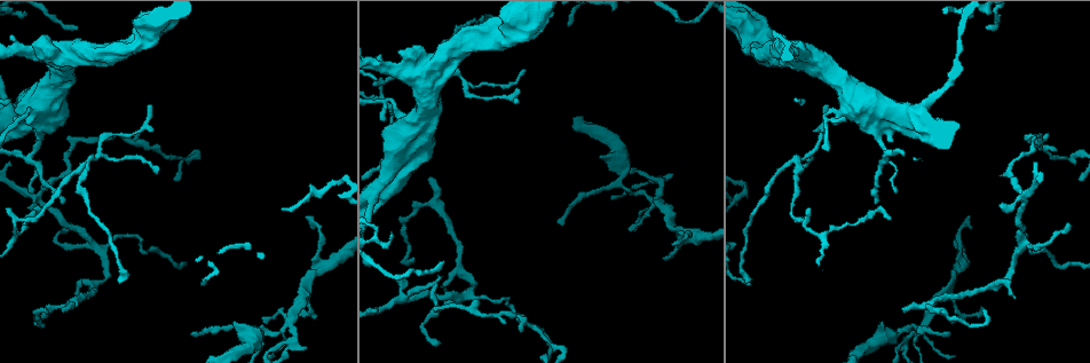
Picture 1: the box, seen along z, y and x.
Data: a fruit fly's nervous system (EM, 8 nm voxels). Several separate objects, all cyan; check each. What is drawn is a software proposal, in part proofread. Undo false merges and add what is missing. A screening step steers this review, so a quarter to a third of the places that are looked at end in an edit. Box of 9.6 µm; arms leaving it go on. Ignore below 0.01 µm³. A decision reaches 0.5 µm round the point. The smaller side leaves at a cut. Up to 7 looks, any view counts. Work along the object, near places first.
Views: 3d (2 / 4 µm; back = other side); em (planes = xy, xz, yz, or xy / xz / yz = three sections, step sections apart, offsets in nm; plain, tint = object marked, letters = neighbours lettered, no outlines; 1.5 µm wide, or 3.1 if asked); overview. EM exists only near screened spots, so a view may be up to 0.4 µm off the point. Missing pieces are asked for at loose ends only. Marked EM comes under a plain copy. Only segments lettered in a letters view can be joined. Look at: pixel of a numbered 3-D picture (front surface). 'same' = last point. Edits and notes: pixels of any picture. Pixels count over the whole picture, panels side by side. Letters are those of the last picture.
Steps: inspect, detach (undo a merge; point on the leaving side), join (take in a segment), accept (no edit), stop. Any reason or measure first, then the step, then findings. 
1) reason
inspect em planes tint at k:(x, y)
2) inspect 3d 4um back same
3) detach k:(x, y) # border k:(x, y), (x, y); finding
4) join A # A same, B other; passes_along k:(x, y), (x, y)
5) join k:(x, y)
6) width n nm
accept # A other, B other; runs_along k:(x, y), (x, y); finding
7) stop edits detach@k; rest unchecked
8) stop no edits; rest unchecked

thick end
inspect em yz step 4 letters at 1:(425, 161)

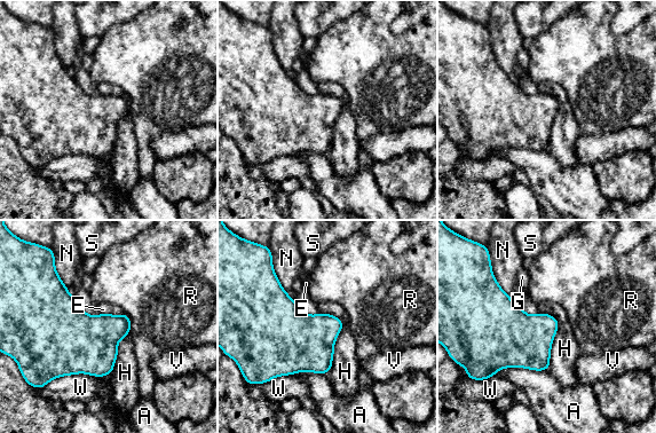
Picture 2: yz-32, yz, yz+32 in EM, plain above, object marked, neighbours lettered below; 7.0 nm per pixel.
inspect em planes letters same

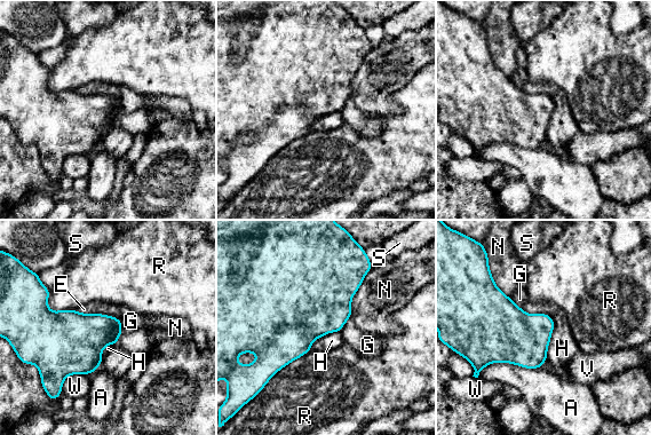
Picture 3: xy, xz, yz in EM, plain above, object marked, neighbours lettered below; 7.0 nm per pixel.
accept # A other, E other, G other, H other, N other, R other, S other, V other, W other; no lettered segment goes on from it

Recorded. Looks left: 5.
thin end
inspect em planes letters at 1:(428, 177)

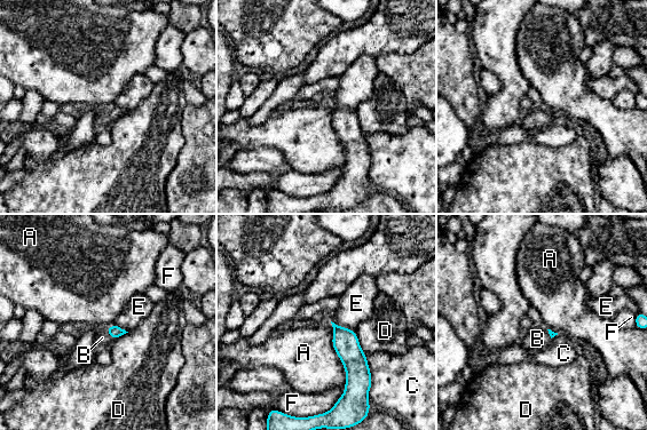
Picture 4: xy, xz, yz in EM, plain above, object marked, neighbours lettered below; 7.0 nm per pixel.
longest_contact A 480 nm
join B # A other, B same, C other, D other, E other, F other; passes_along 4:(115, 332), (108, 333), (102, 337); the neuron continues

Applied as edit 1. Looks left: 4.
inspect em planes letters at 1:(879, 201)

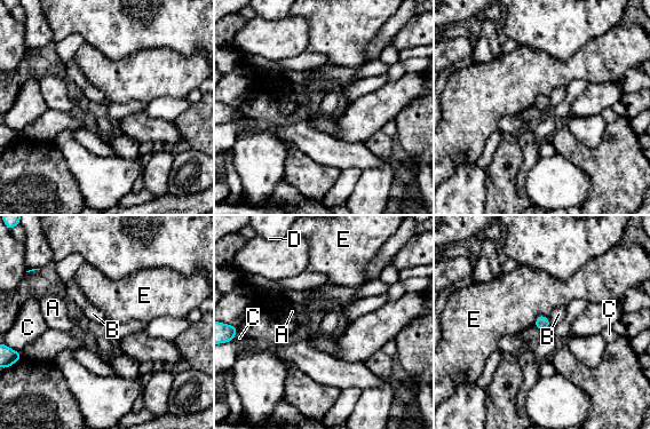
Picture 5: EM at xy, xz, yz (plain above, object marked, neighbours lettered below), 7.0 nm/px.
accept # A other, B other, C other, D other, E other; border 5:(548, 318), (551, 325); none of them fits

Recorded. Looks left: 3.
stop edits join@4; rest unchecked

